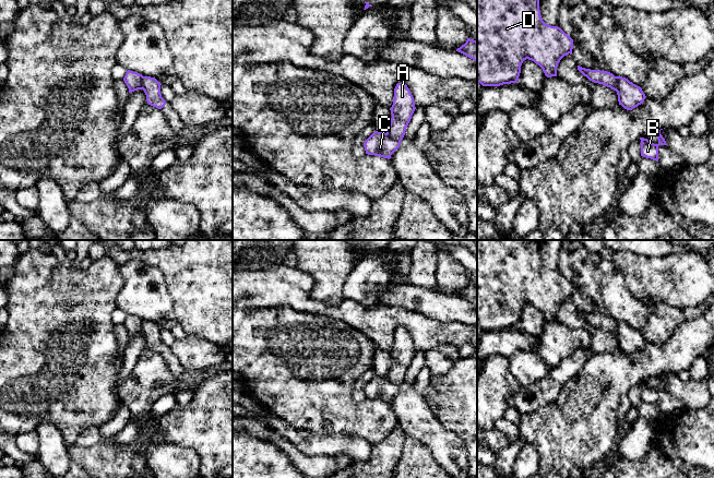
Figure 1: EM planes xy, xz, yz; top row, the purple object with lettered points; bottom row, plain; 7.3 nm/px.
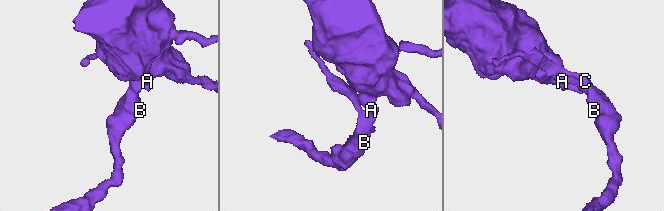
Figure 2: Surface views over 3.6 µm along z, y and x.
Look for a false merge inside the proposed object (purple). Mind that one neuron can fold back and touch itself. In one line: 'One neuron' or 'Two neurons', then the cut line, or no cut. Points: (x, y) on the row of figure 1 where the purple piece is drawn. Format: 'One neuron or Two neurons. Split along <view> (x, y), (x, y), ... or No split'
Two neurons. Split along xz (387, 132), (400, 142)

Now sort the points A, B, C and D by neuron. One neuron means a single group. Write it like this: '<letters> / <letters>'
A D / B C

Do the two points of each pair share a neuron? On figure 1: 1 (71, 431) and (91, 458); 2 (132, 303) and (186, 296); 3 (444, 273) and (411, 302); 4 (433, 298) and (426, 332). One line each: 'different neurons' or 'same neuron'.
1: different neurons
2: different neurons
3: different neurons
4: different neurons

